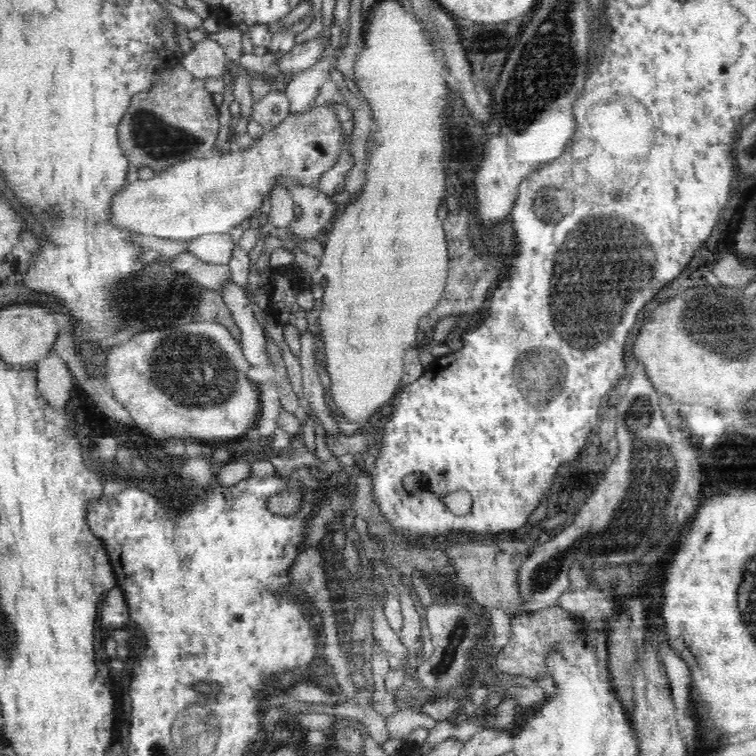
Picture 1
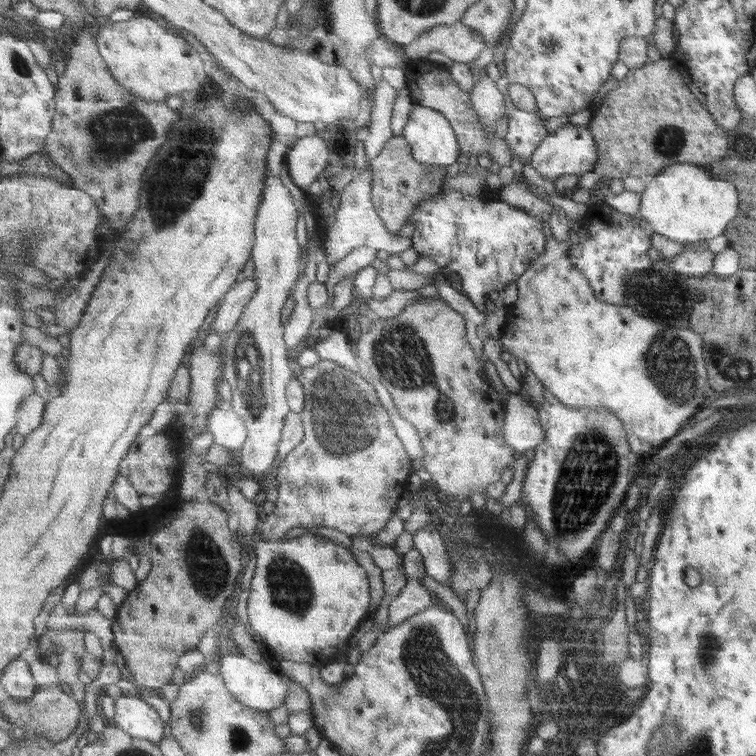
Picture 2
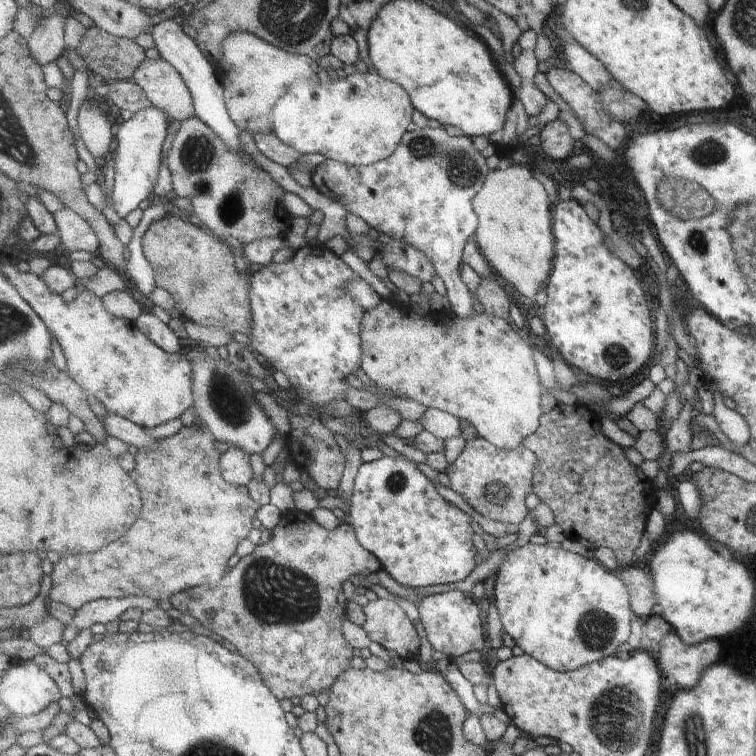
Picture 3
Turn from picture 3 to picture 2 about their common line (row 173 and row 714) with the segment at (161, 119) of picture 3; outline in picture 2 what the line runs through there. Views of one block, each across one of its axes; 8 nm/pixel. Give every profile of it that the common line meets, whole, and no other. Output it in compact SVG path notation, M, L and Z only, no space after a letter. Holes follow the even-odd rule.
M125 694L115 700L115 715L110 722L134 738L154 743L165 738L168 726L145 700Z

